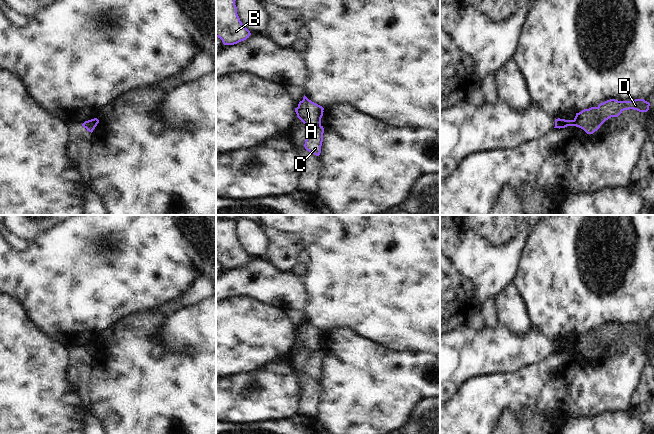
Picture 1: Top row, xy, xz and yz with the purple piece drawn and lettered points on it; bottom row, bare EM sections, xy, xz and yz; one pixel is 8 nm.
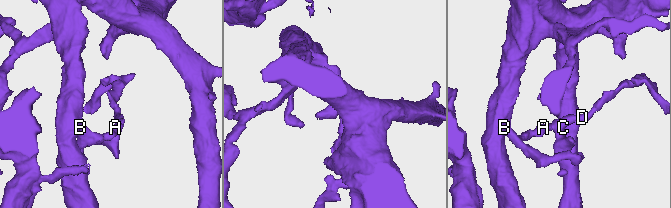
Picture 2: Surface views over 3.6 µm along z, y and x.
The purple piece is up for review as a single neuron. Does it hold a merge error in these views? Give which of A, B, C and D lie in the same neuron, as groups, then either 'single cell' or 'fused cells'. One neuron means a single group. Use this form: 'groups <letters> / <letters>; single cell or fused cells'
groups A B / C D; fused cells

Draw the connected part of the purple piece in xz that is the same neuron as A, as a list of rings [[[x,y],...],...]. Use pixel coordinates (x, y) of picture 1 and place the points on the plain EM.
[[[305,319],[303,324],[299,326],[298,331],[295,332],[297,341],[308,351],[318,351],[321,349],[321,342],[323,340],[324,332],[311,324]]]

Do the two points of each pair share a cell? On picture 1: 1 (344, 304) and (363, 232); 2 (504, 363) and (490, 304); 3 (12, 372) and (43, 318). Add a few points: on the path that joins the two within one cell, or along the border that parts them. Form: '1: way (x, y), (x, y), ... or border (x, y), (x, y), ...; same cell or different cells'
1: way (348, 286), (363, 271), (363, 250); same cell
2: border (499, 324), (493, 327), (485, 327); different cells
3: border (24, 308), (29, 319), (47, 336), (57, 341); different cells

